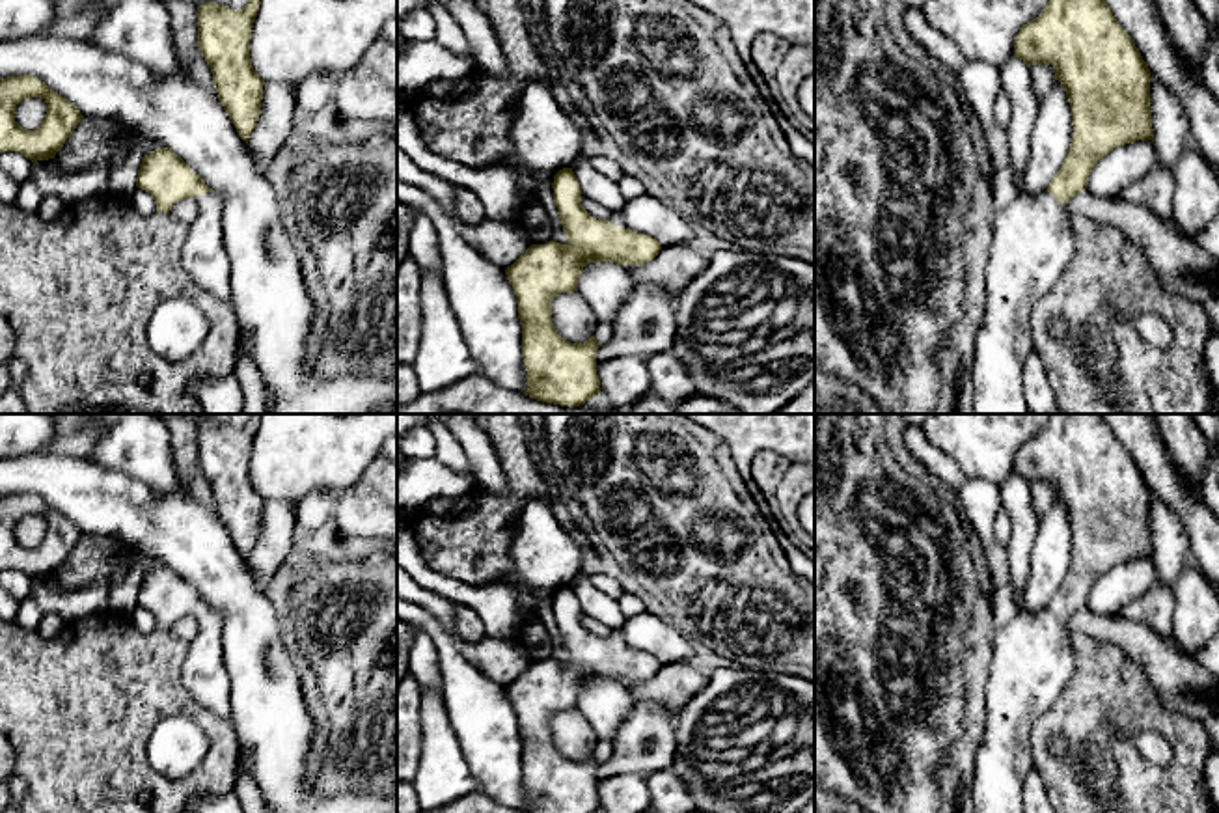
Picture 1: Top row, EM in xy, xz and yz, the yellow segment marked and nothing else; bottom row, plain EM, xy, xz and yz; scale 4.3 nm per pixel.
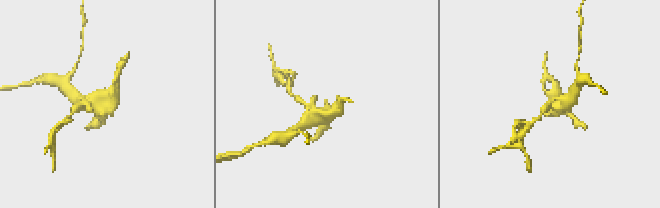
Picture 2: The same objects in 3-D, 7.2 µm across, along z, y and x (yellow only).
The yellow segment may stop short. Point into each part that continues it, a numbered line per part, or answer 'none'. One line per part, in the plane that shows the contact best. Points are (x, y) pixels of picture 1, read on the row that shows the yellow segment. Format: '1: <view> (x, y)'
1: xy (204, 256)

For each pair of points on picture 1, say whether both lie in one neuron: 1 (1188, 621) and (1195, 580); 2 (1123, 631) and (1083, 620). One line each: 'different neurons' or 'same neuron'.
1: same neuron
2: same neuron

